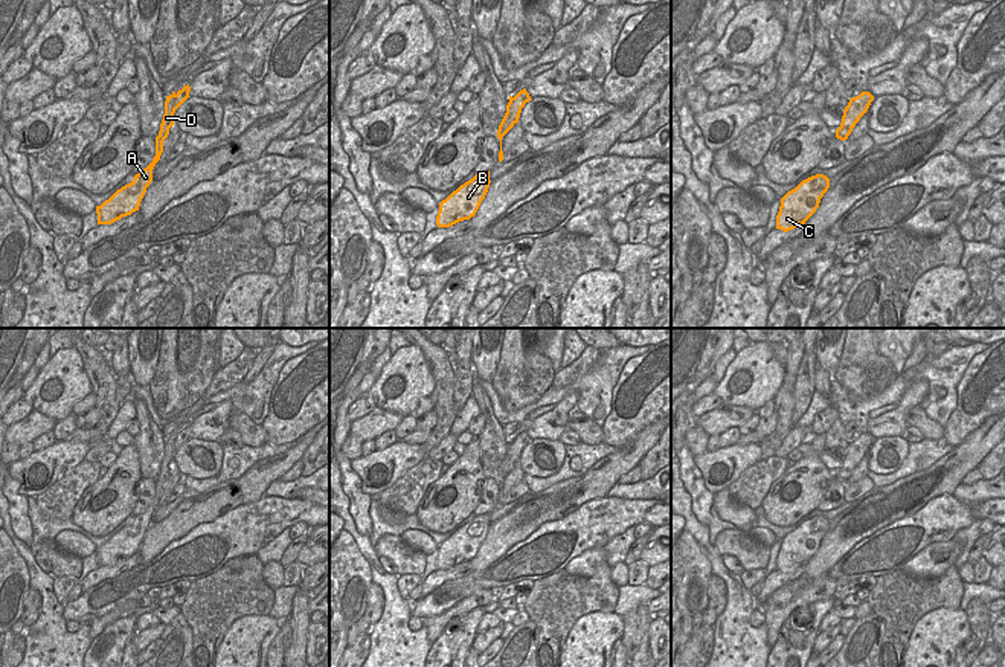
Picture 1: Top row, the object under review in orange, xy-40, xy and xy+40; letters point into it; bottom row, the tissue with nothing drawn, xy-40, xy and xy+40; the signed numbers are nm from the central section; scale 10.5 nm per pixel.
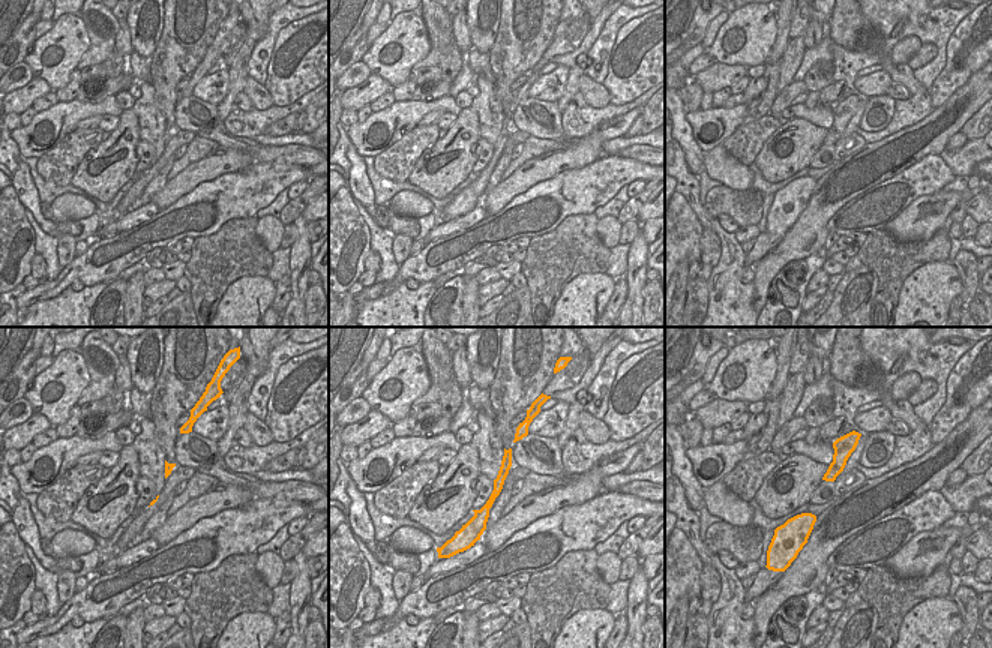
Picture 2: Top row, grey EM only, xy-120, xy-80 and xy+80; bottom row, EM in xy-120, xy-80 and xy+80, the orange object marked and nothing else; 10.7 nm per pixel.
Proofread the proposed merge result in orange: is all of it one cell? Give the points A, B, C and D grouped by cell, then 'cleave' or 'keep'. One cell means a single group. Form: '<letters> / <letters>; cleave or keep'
A B C / D; cleave

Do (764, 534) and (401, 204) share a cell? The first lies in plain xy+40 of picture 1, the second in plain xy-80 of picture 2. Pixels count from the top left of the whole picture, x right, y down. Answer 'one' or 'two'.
one

